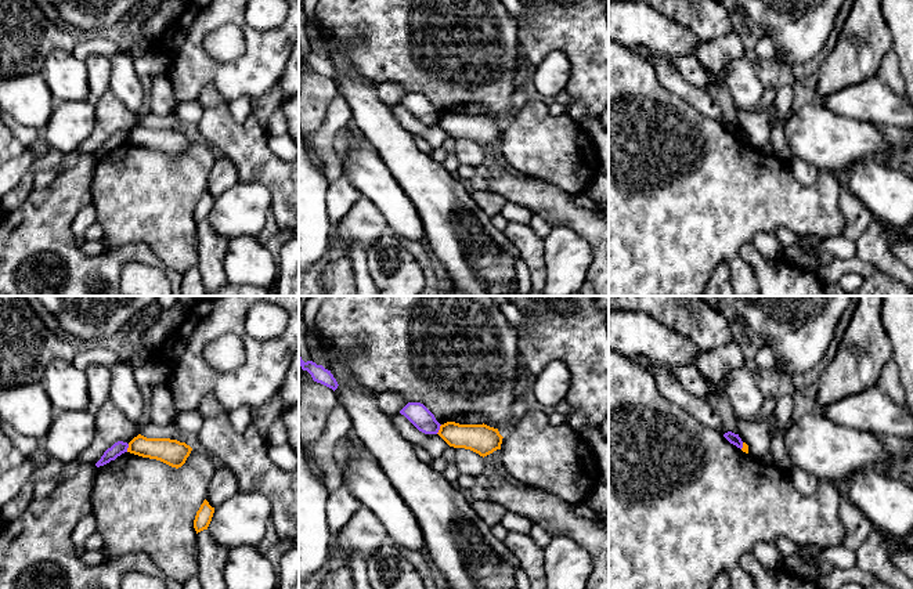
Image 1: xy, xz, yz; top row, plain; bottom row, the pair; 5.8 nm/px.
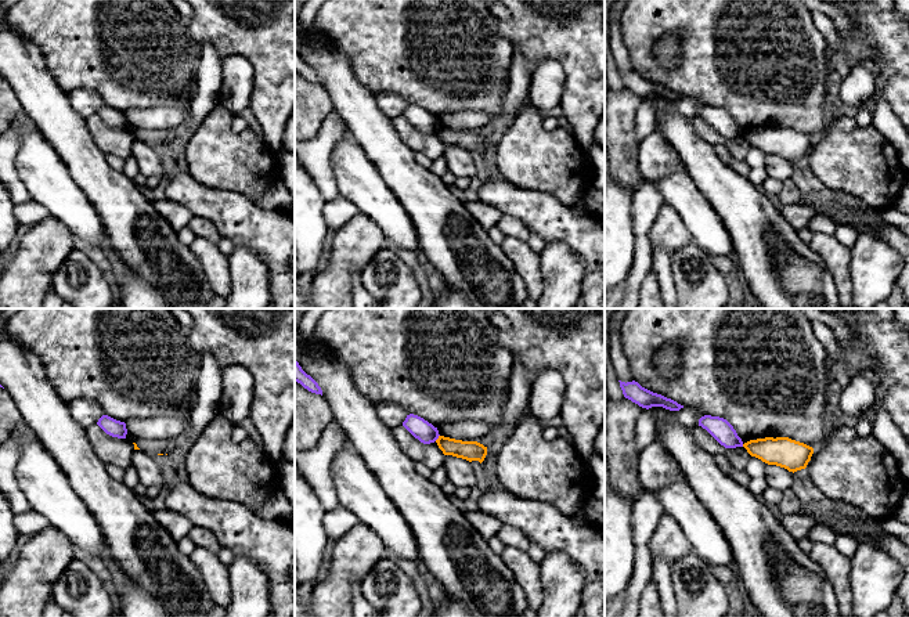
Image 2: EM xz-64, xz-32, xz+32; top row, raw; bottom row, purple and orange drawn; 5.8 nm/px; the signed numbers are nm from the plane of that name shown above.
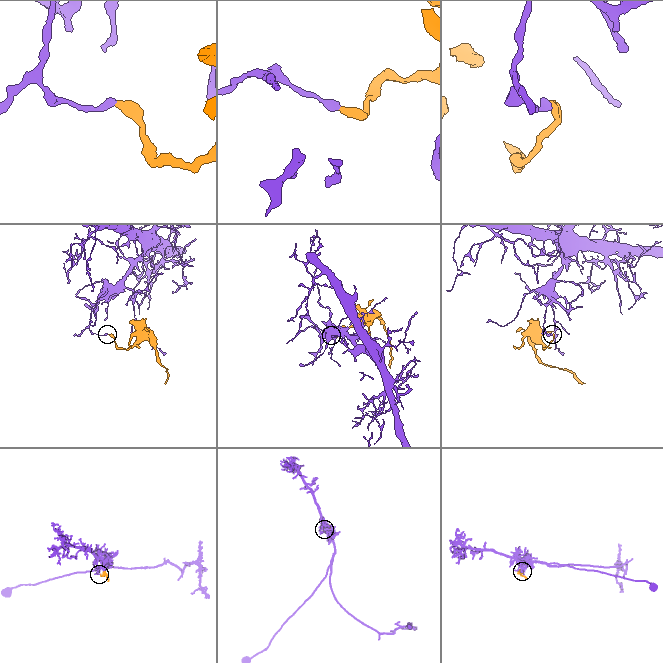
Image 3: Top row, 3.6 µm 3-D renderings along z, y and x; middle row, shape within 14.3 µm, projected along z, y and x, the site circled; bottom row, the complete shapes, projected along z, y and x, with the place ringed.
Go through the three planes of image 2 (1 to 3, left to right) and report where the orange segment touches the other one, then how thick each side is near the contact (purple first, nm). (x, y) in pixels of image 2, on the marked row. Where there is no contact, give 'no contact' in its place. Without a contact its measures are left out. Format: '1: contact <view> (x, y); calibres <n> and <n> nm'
1: no contact
2: contact xz-32 (437, 437); calibres 120 and 110 nm
3: no contact

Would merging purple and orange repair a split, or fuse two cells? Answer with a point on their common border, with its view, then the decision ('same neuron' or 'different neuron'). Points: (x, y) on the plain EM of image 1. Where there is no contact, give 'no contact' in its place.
meets purple in xz at (439, 119); different neuron

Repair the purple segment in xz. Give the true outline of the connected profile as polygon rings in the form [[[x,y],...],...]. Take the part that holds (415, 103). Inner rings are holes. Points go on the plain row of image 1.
[[[408,93],[401,101],[419,122],[425,124],[437,124],[440,120],[440,113],[436,111],[434,105],[421,93]]]

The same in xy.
[[[123,131],[115,133],[111,138],[108,138],[101,149],[95,153],[97,158],[104,156],[109,153],[111,151],[115,151],[122,144],[127,142],[129,134]]]

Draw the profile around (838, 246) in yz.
[[[779,227],[775,231],[775,235],[777,236],[783,249],[793,247],[804,242],[816,242],[818,246],[815,247],[815,252],[818,254],[829,254],[830,257],[840,257],[840,259],[856,257],[855,242],[844,236],[824,238],[824,239],[813,239],[809,236],[802,238],[795,235],[786,227]]]

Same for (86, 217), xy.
[[[93,203],[80,209],[72,223],[72,231],[76,238],[83,238],[86,231],[97,223],[97,212]]]

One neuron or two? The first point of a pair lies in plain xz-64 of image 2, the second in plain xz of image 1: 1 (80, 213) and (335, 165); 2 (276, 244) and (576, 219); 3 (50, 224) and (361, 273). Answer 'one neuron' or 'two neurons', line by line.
1: two neurons
2: one neuron
3: two neurons

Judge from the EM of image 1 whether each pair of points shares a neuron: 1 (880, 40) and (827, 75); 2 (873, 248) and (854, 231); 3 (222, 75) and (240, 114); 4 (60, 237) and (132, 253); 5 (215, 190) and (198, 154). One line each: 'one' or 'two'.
1: one
2: two
3: two
4: one
5: two

